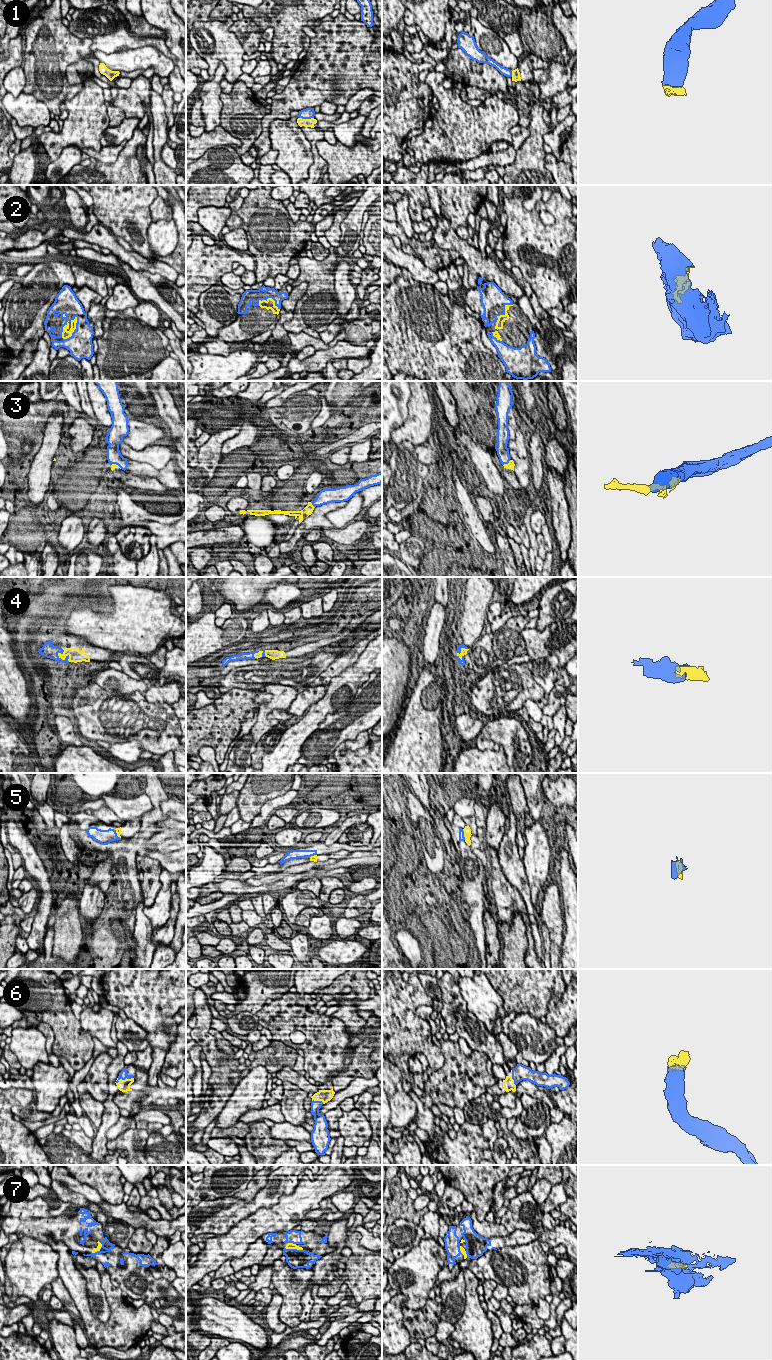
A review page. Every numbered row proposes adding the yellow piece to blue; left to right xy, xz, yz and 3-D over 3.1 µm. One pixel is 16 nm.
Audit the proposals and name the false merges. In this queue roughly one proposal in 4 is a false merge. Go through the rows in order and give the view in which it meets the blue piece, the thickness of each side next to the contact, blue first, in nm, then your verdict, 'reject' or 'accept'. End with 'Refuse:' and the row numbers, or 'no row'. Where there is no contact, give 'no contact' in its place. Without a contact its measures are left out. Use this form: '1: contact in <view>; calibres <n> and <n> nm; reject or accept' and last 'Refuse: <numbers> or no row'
1: contact in xz; calibres 190 and 130 nm; accept
2: contact in xy; calibres 380 and 130 nm; accept
3: contact in yz; calibres 190 and 120 nm; reject
4: contact in xy; calibres 220 and 200 nm; accept
5: contact in yz; calibres 100 and 120 nm; reject
6: contact in xy; calibres 140 and 190 nm; accept
7: contact in xz; calibres 300 and 100 nm; accept
Refuse: 3, 5

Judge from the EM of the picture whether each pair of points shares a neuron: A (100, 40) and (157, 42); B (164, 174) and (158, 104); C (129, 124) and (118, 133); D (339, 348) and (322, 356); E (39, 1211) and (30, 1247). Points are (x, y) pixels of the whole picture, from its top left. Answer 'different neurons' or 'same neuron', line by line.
A: same neuron
B: same neuron
C: same neuron
D: same neuron
E: different neurons

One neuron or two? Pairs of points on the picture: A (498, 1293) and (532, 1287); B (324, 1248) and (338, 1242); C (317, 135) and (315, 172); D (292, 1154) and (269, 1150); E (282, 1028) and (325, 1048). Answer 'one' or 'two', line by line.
A: two
B: two
C: one
D: two
E: one

